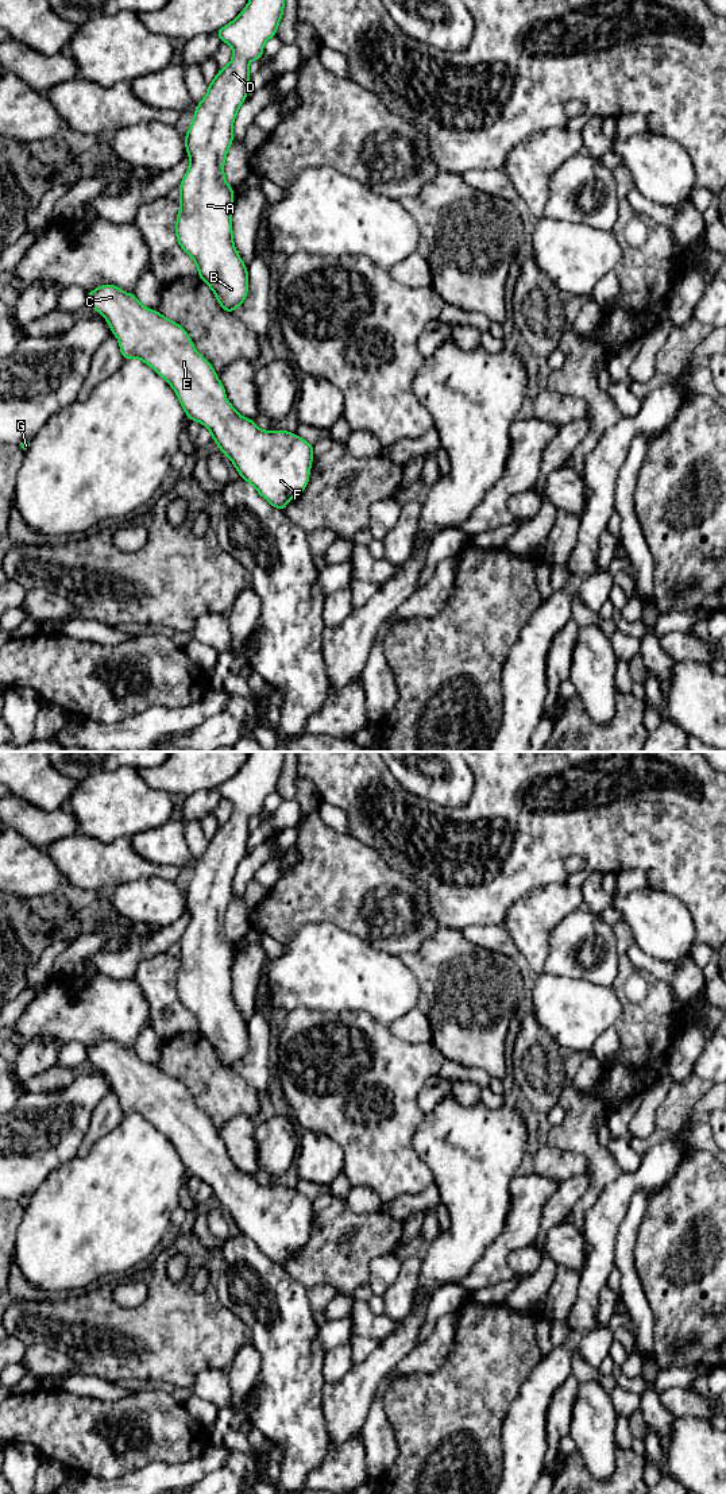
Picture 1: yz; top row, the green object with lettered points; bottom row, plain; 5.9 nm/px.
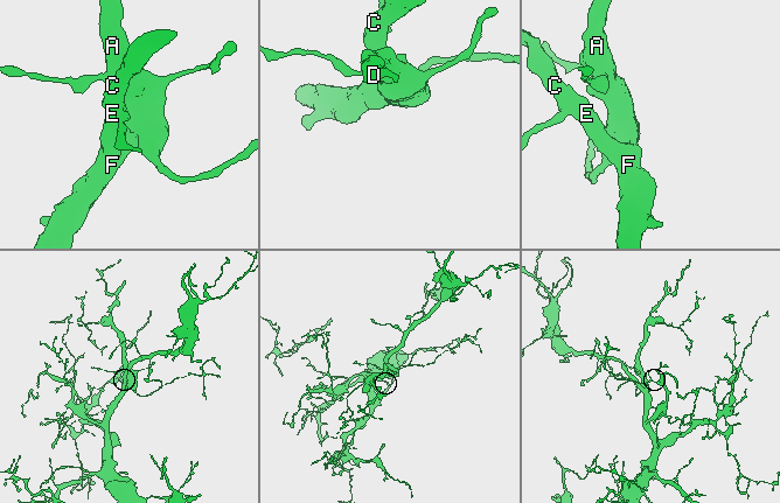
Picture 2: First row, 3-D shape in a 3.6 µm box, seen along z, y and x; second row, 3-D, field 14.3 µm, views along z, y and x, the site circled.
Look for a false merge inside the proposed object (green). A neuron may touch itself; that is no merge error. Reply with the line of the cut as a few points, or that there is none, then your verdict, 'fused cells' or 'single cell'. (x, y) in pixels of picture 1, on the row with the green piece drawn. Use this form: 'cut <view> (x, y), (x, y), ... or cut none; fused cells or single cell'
cut none; single cell

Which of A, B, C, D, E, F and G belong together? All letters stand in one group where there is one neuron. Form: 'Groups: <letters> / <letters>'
Groups: A B C D E F G

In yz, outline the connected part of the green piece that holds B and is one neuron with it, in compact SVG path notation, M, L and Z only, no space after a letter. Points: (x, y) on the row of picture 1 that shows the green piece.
M248 0L239 16L216 32L221 42L233 49L233 55L208 85L208 92L196 107L193 121L185 136L190 165L179 184L177 242L192 256L197 265L198 277L213 290L220 306L228 313L232 313L247 297L248 271L233 244L233 188L225 181L224 161L233 140L235 117L247 99L248 65L252 59L260 61L266 40L275 36L283 5L285 0Z

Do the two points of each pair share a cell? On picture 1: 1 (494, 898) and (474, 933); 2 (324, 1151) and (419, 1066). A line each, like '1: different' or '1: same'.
1: different
2: different

